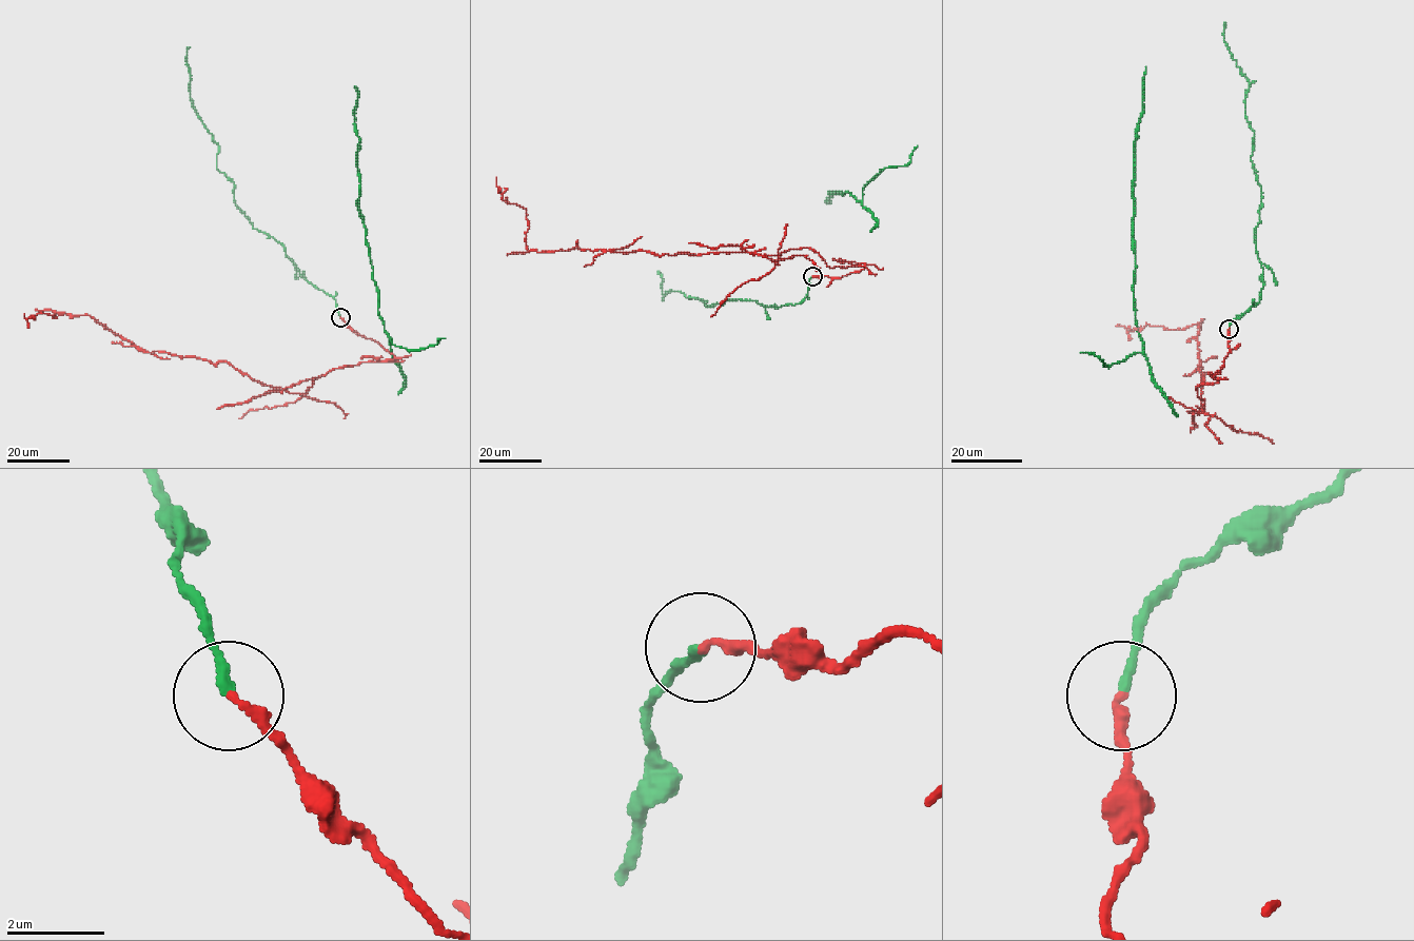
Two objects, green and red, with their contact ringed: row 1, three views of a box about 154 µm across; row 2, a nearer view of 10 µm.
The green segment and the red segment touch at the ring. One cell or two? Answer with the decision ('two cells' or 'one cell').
two cells

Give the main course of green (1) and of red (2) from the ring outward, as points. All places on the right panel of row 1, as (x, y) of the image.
1: (1229, 329), (1260, 298), (1262, 271), (1255, 234), (1261, 187), (1244, 113), (1249, 82), (1223, 39), (1226, 22)
2: (1229, 329), (1218, 381), (1196, 387), (1202, 409), (1199, 325), (1115, 327)

